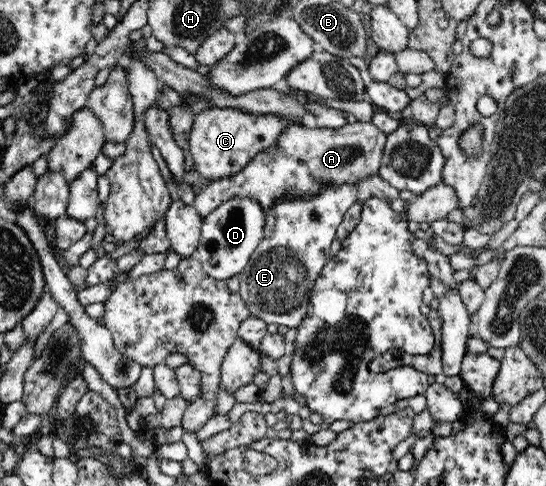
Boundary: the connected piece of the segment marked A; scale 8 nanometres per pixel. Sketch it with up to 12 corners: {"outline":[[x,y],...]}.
{"outline":[[291,123],[275,145],[194,198],[232,197],[263,211],[379,171],[386,133]]}

